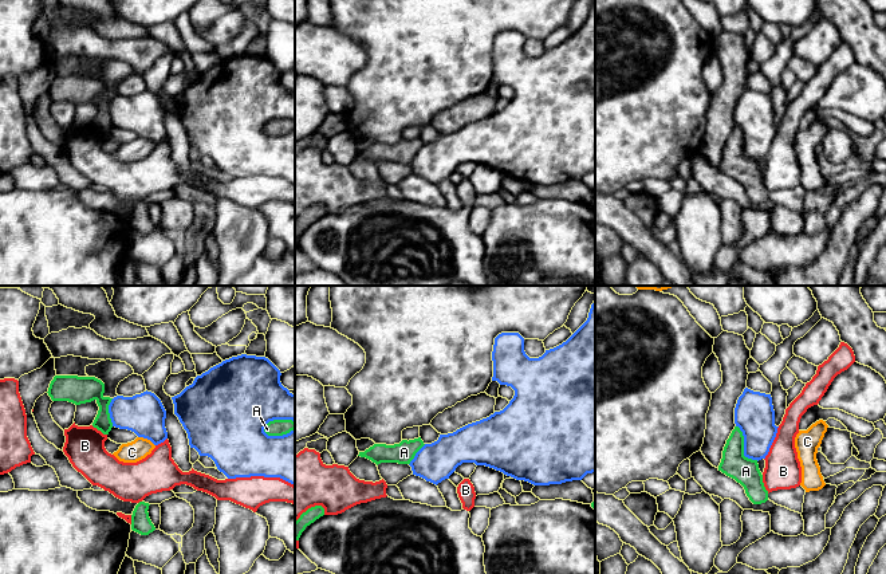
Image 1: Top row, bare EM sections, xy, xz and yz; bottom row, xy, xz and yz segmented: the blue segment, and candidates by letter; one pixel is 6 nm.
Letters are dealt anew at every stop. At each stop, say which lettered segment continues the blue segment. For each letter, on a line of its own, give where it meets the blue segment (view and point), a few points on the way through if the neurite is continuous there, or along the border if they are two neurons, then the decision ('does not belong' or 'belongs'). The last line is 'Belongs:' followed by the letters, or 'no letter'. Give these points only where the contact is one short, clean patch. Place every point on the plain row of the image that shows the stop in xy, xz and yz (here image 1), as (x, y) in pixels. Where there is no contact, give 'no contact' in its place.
A: meets blue in yz at (744, 146); does not belong
B: meets blue in xy at (262, 175); does not belong
C: meets blue in xy at (146, 137); border along xy (138, 136), (146, 137), (154, 145); does not belong
Belongs: no letter

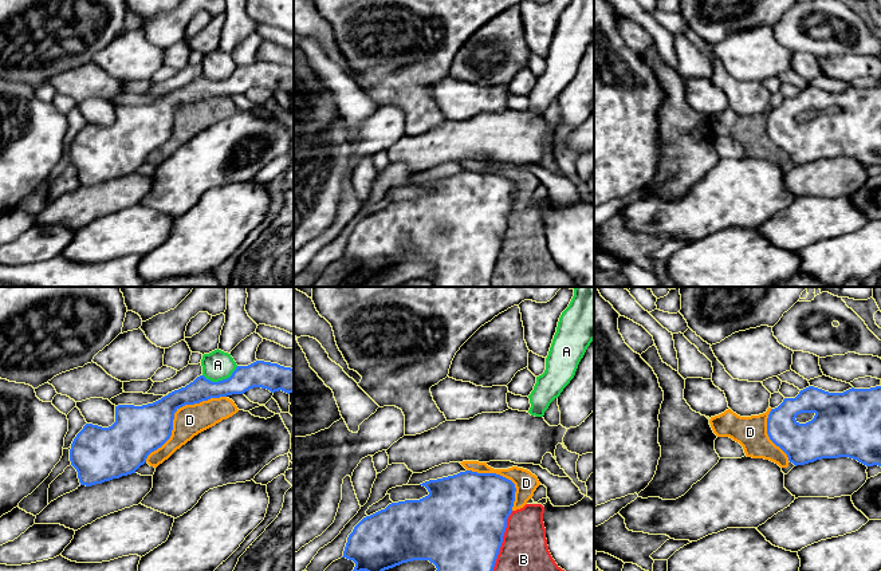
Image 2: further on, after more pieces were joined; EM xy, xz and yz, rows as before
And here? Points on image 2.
A: meets blue in xy at (220, 81); border along xy (238, 66), (228, 77), (217, 81), (209, 81), (203, 75); does not belong
B: meets blue in xz at (499, 248); does not belong
D: meets blue in xy at (174, 111); does not belong
Belongs: no letter

